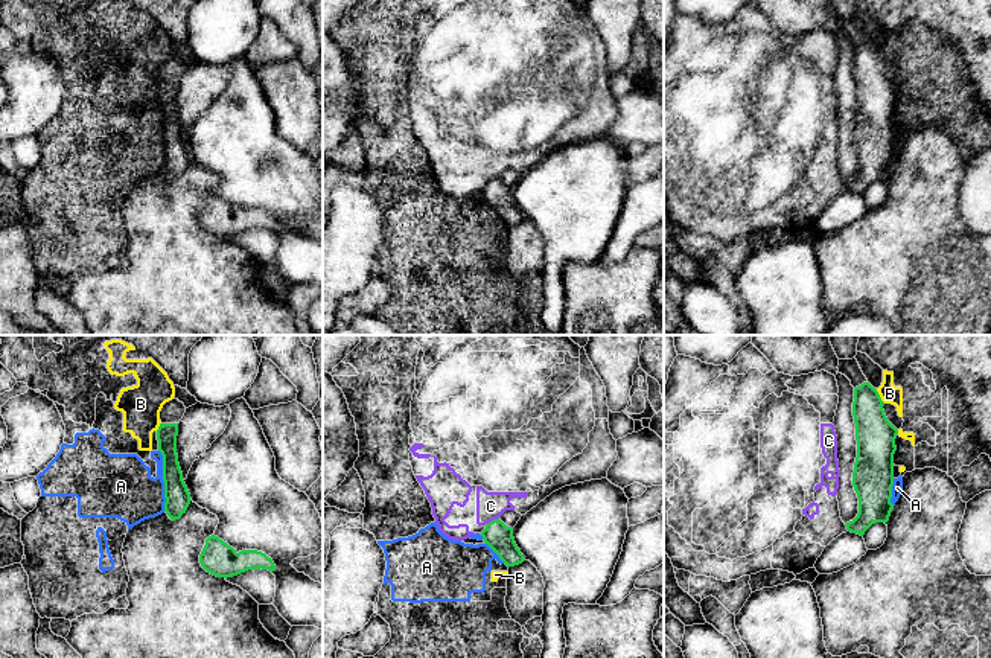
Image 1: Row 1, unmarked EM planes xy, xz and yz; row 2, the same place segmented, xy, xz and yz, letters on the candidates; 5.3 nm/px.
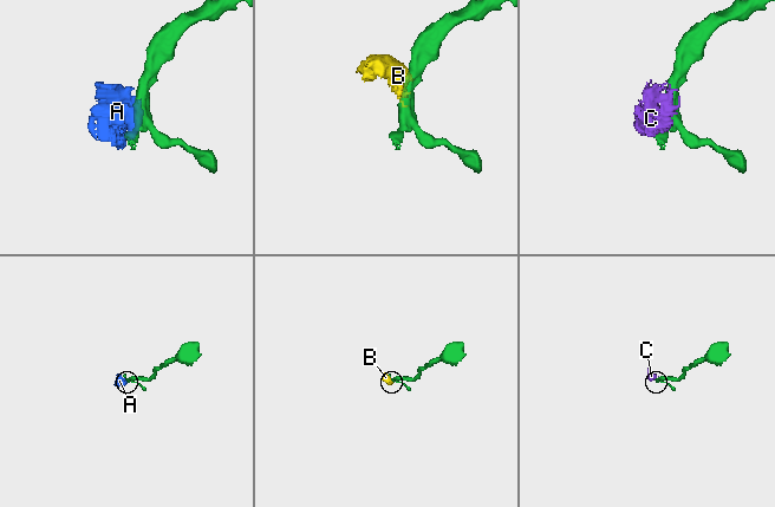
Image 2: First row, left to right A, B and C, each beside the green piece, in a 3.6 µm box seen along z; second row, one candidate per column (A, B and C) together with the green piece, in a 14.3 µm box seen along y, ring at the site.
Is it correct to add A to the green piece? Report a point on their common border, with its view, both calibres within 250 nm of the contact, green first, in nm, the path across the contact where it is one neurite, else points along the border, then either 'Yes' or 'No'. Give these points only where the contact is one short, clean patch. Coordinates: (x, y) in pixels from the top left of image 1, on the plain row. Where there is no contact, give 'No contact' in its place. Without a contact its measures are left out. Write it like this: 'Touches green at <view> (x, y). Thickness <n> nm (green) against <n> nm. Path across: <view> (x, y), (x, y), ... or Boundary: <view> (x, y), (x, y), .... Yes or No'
Touches green at xy (163, 139). Thickness 130 nm (green) against 340 nm. No

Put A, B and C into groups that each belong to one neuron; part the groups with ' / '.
A B C

